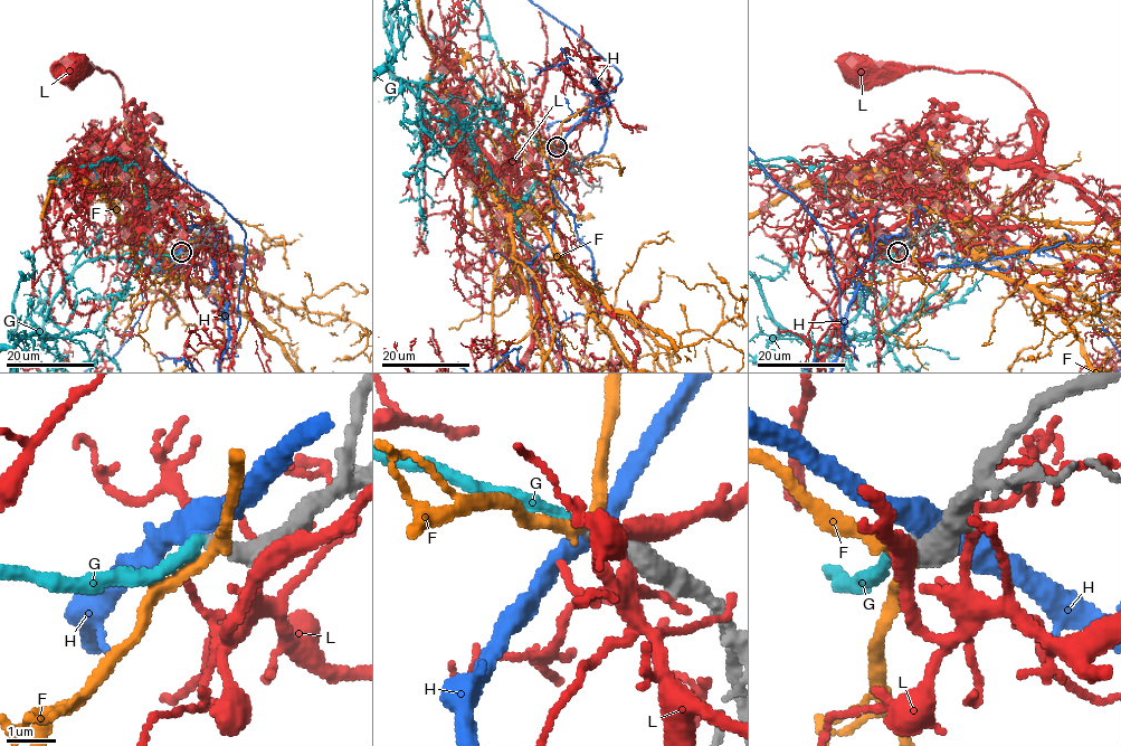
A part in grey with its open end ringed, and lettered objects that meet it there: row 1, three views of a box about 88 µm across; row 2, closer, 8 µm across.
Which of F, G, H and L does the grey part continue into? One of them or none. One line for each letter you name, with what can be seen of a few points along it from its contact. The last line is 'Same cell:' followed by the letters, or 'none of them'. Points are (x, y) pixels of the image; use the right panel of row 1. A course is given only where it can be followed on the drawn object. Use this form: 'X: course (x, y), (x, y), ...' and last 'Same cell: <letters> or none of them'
Same cell: G

